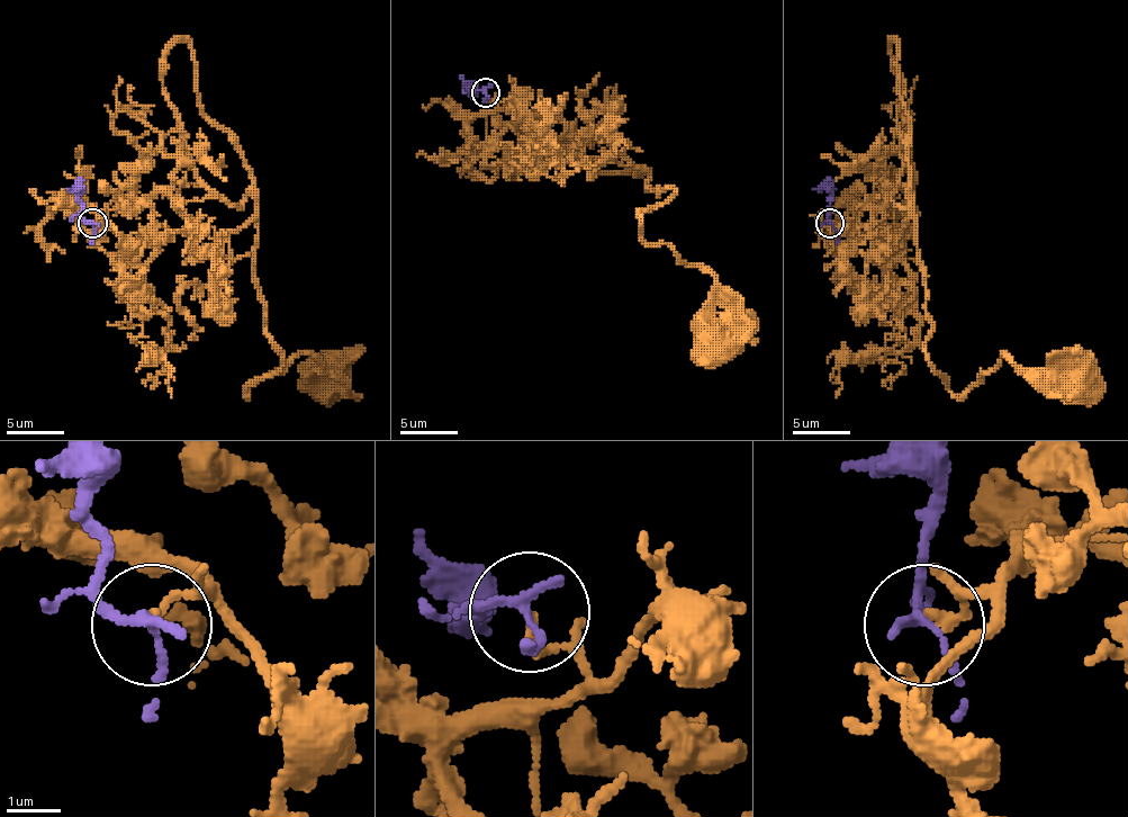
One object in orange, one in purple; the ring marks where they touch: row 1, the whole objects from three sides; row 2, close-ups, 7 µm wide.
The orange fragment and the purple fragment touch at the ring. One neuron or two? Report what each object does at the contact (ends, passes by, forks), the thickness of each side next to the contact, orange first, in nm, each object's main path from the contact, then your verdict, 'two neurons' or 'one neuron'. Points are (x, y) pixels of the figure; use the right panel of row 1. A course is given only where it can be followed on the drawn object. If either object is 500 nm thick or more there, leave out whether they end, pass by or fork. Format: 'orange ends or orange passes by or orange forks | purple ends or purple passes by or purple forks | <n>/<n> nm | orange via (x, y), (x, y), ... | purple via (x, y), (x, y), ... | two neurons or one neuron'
orange ends | purple passes by | 170/170 nm | orange via (830, 221), (887, 215), (891, 261), (874, 232), (871, 256), (911, 218), (954, 394), (1003, 353), (1073, 377) | purple via (830, 224), (830, 191), (813, 189) | two neurons

